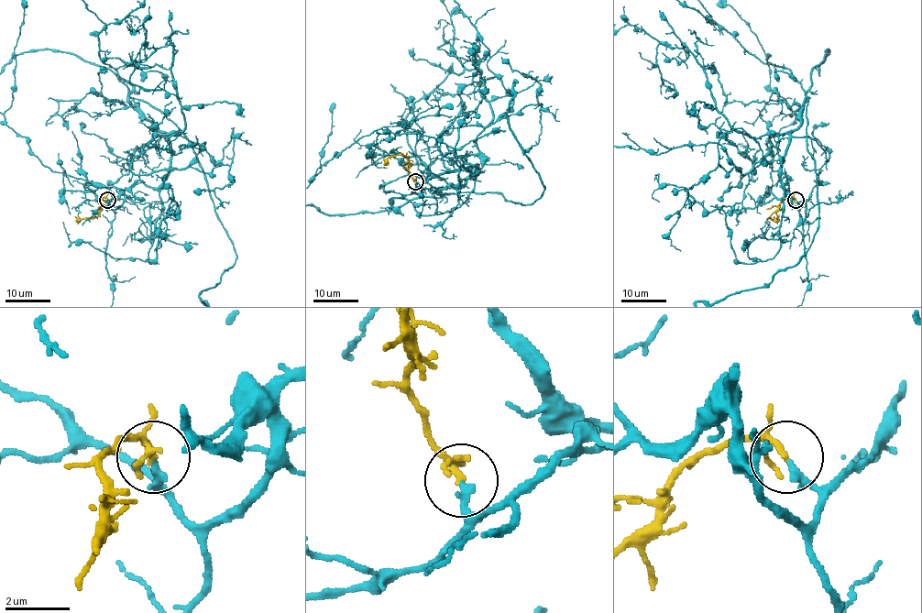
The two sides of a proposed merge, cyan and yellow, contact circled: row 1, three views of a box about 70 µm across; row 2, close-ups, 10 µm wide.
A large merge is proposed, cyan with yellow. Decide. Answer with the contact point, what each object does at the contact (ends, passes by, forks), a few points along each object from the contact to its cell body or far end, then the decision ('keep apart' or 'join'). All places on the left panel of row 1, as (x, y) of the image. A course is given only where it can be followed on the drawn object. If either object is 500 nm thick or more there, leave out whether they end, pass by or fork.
place (107, 200); cyan ends; yellow forks; course cyan (107, 200), (167, 175), (170, 141), (127, 101), (144, 100), (191, 145), (235, 251), (199, 295); course yellow (107, 200), (101, 200), (97, 216), (80, 219), (77, 214); join

